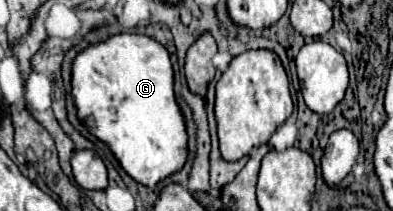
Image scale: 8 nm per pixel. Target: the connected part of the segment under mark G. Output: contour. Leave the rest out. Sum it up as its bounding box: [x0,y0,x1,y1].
[71,33,187,187]

